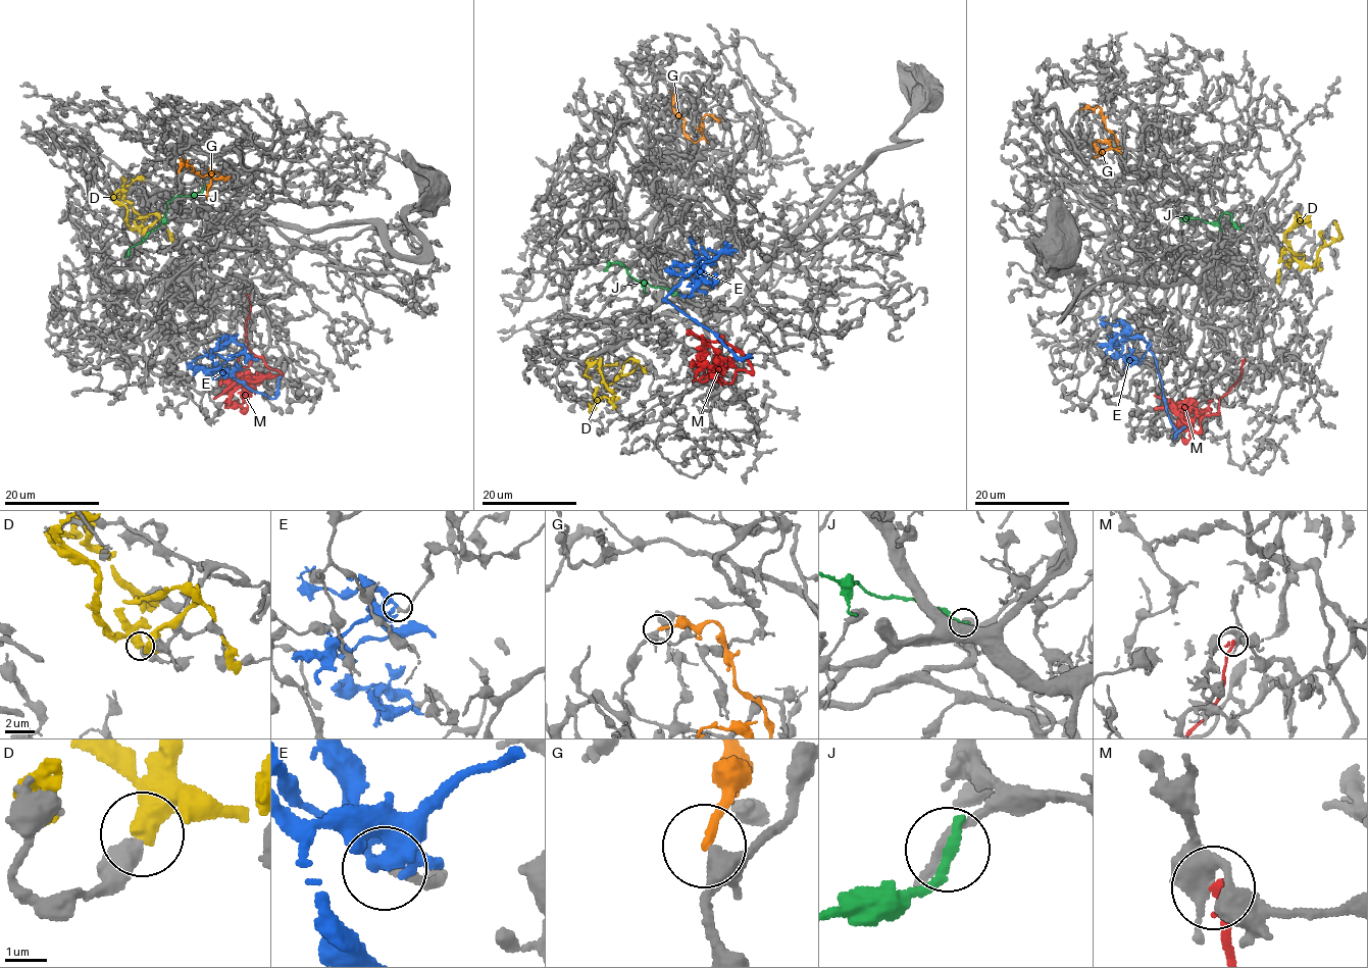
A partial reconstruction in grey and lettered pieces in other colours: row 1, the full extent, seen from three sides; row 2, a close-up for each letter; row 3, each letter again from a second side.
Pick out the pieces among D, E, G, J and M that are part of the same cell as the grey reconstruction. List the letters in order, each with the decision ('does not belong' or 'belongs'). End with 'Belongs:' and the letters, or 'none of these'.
D: does not belong
E: does not belong
G: does not belong
J: does not belong
M: does not belong
Belongs: none of these

